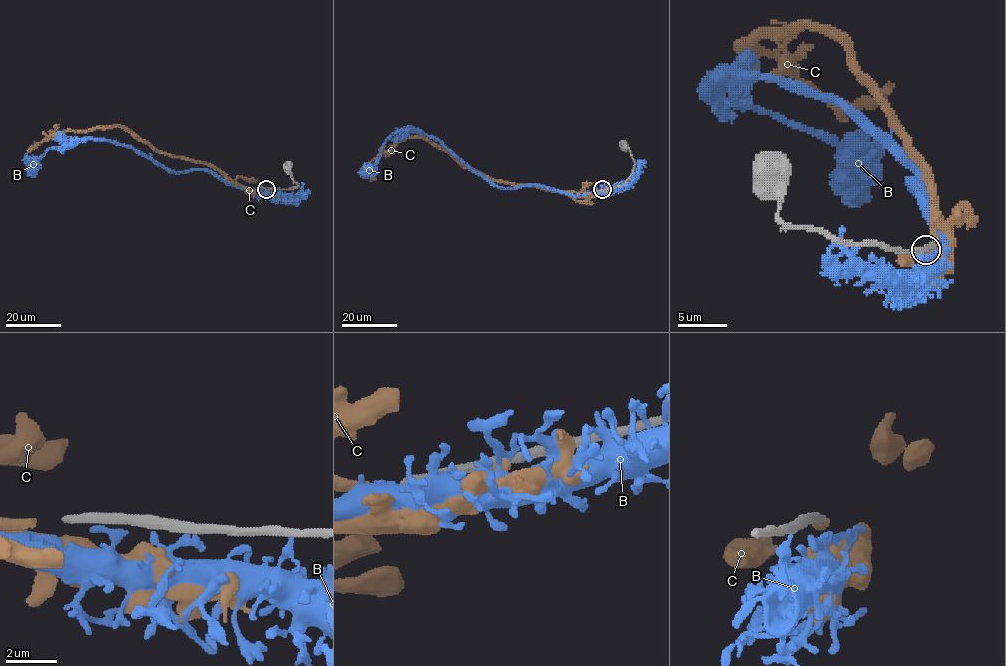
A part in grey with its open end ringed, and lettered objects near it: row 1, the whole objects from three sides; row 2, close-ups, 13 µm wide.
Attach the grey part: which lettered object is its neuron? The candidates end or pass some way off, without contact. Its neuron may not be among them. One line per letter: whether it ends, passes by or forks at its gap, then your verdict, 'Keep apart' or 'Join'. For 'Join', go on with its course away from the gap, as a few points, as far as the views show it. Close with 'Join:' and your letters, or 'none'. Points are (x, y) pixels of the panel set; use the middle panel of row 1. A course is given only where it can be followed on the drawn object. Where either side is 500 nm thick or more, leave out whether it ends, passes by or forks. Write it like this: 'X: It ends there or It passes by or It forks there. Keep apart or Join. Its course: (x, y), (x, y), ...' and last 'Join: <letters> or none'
B: It passes by. Keep apart
C: It passes by. Join. Its course: (602, 190), (574, 196), (491, 180), (420, 137), (403, 137), (382, 150), (368, 163), (370, 180)
Join: C

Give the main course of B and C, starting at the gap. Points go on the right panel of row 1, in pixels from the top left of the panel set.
B: (935, 253), (918, 177), (844, 103), (722, 76), (724, 98), (822, 133), (859, 206)
C: (928, 258), (950, 253), (930, 177), (852, 54), (803, 27), (741, 44), (832, 106), (893, 84)

